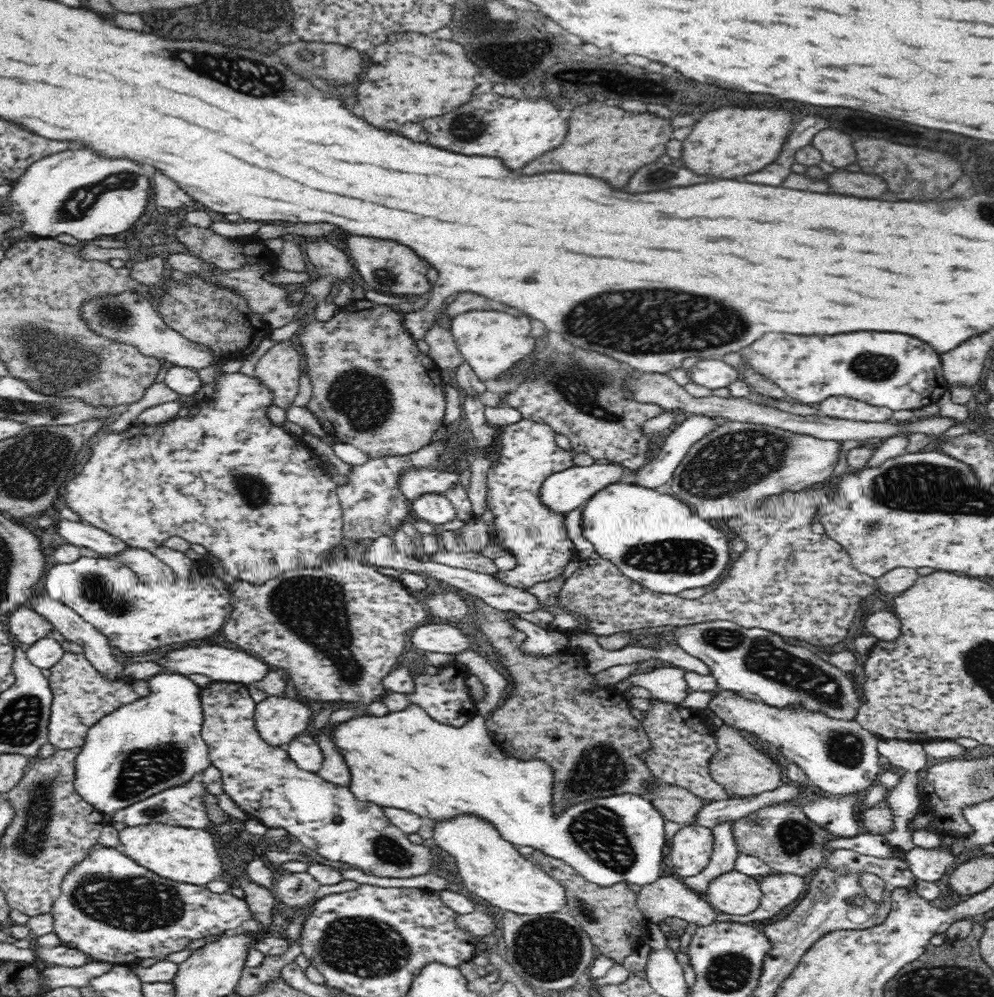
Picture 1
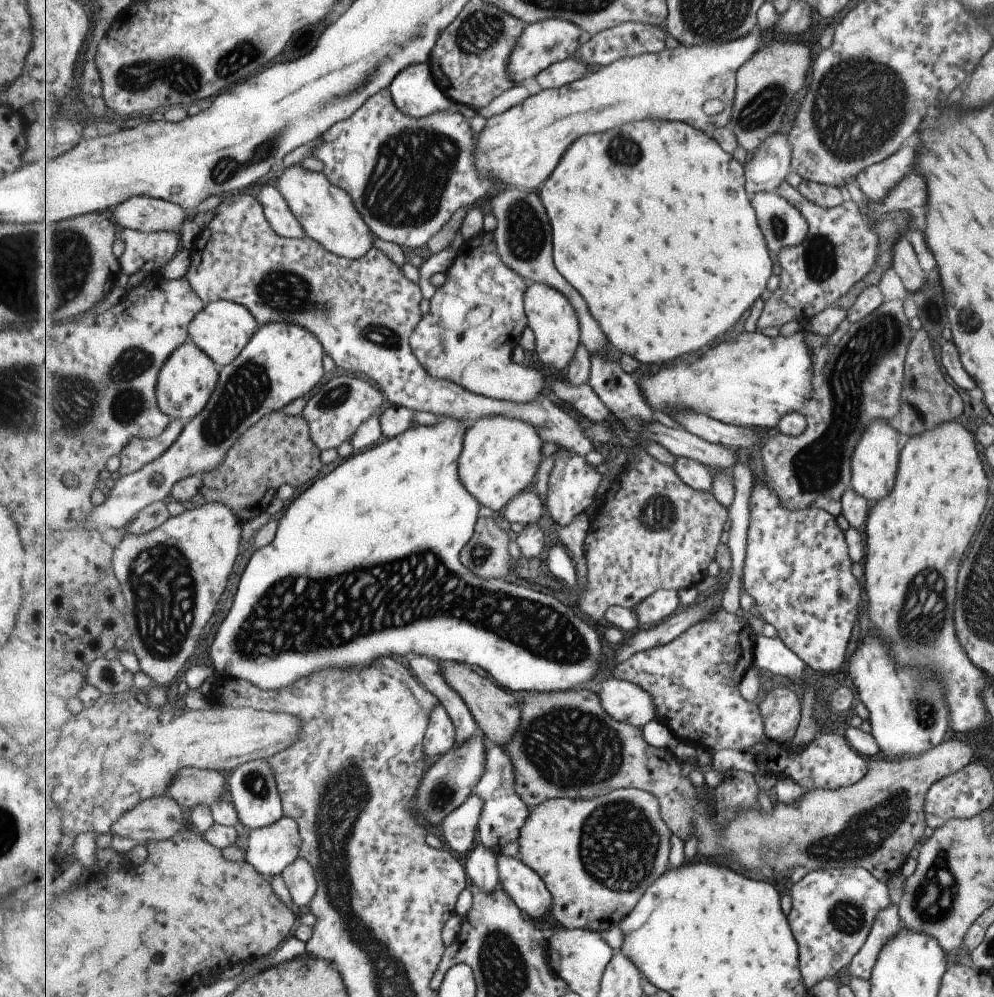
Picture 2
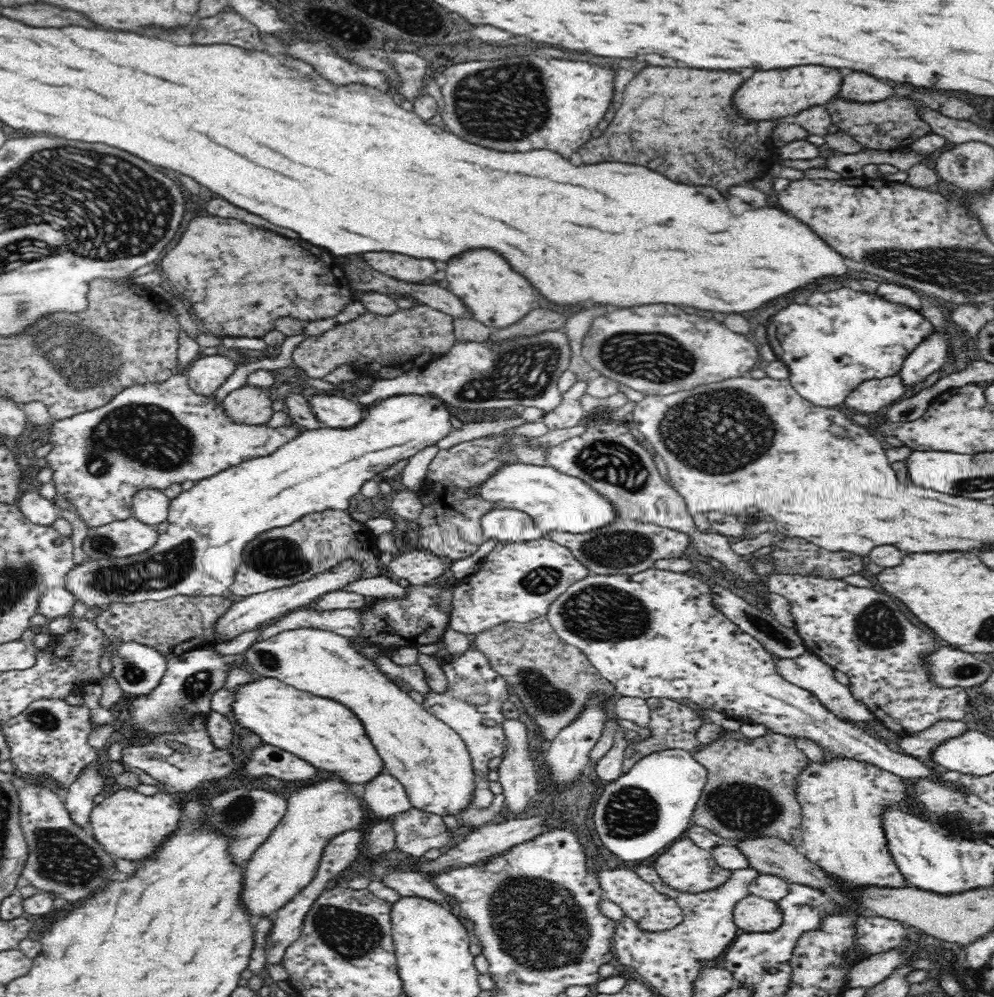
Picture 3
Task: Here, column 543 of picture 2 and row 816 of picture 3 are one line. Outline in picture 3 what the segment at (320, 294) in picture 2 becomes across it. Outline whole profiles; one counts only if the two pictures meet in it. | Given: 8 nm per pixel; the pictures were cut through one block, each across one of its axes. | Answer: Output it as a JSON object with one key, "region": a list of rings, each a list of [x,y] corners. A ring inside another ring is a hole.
{"region":[[[416,808],[394,816],[390,825],[394,827],[394,833],[396,833],[395,846],[404,858],[422,858],[430,848],[440,849],[451,842],[450,832],[442,817],[422,812]]]}

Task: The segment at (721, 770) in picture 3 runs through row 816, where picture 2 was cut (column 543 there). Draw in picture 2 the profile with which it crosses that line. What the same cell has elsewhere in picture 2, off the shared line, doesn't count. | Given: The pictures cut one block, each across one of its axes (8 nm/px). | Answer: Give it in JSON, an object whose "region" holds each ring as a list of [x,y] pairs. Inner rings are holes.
{"region":[[[592,688],[528,693],[522,703],[522,725],[515,738],[503,749],[514,760],[516,791],[531,810],[550,799],[592,799],[617,789],[641,789],[660,800],[661,814],[667,826],[684,841],[691,834],[691,822],[696,822],[694,835],[698,842],[697,852],[701,855],[733,852],[741,866],[761,872],[769,881],[785,874],[789,868],[803,867],[808,872],[853,866],[865,869],[873,878],[885,884],[890,876],[900,870],[903,862],[914,854],[913,848],[923,836],[925,823],[922,806],[926,790],[936,780],[973,762],[975,744],[975,741],[954,736],[920,755],[900,759],[871,757],[866,762],[868,767],[865,776],[850,787],[806,790],[801,805],[790,807],[778,802],[773,805],[772,814],[740,809],[738,816],[728,821],[727,825],[718,822],[714,801],[708,791],[703,789],[697,796],[691,780],[681,774],[681,765],[677,764],[672,750],[651,746],[644,737],[643,728],[611,718]]]}

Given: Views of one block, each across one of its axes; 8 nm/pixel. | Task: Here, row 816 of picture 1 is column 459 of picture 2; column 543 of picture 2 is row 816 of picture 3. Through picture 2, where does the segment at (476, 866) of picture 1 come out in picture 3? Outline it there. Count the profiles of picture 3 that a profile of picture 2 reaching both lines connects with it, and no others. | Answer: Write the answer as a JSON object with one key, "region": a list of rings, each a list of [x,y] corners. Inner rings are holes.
{"region":[[[315,628],[285,630],[268,640],[253,642],[245,652],[246,662],[255,670],[255,676],[270,677],[288,686],[324,698],[333,698],[358,714],[366,729],[368,739],[378,750],[386,772],[404,786],[413,808],[436,816],[456,816],[474,805],[476,775],[474,762],[462,738],[442,719],[430,714],[420,703],[384,674],[376,664],[358,654],[352,640],[332,631]]]}

